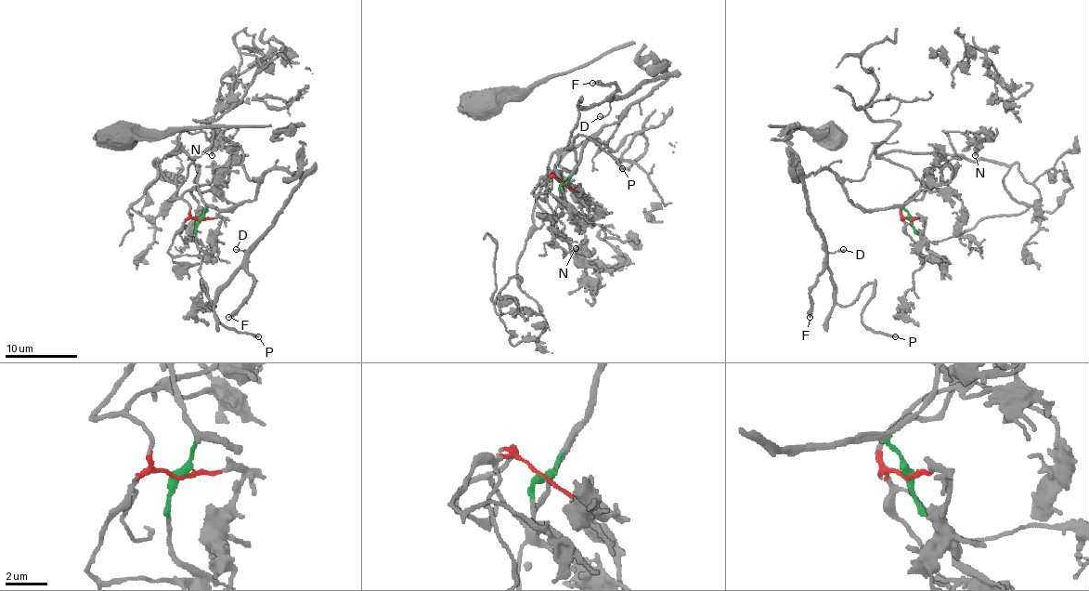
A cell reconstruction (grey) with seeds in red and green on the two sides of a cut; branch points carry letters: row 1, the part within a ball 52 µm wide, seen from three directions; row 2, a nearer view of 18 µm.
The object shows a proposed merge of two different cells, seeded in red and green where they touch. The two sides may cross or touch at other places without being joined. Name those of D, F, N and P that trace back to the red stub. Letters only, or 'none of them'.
N

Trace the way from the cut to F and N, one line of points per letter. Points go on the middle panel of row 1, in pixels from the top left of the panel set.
F: (563, 183), (581, 149), (666, 79), (644, 81), (633, 91), (612, 98), (617, 89), (614, 83), (592, 83)
N: (563, 183), (535, 190), (552, 183), (552, 154), (533, 223), (549, 217), (576, 248)

